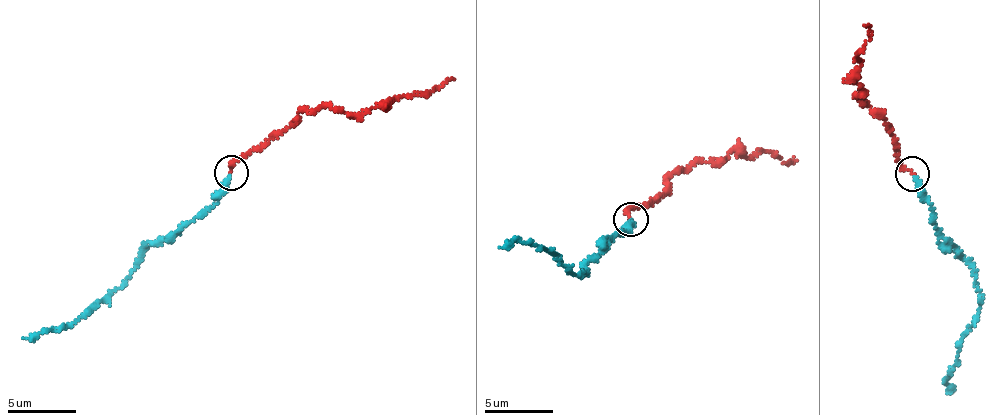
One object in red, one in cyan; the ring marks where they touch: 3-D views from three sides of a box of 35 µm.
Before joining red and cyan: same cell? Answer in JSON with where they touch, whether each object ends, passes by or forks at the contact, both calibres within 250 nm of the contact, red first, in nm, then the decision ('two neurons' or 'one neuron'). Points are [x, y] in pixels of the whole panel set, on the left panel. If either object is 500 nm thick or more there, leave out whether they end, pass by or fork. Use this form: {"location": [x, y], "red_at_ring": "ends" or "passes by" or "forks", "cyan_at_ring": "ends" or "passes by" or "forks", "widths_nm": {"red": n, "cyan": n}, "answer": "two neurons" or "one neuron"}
{"location": [231, 172], "red_at_ring": "ends", "cyan_at_ring": "ends", "widths_nm": {"red": 180, "cyan": 240}, "answer": "one neuron"}

